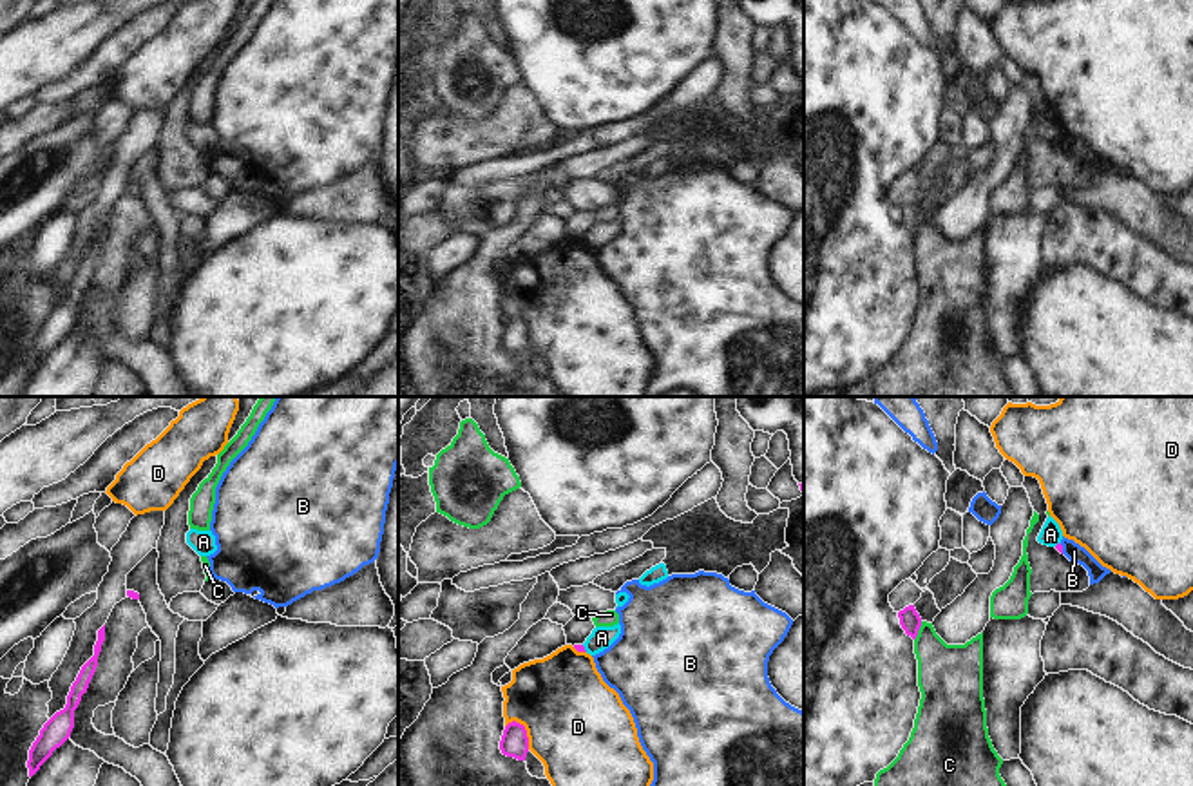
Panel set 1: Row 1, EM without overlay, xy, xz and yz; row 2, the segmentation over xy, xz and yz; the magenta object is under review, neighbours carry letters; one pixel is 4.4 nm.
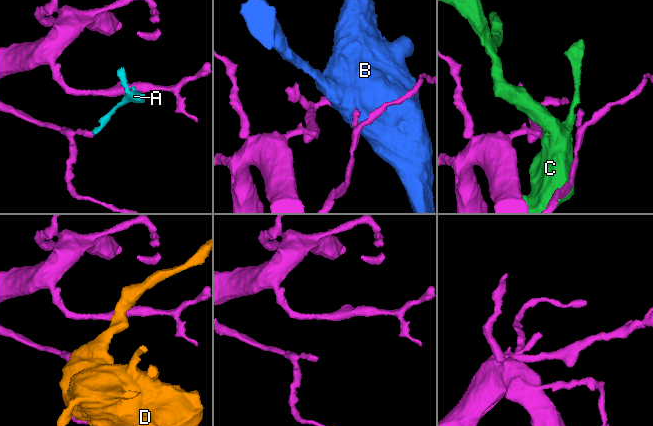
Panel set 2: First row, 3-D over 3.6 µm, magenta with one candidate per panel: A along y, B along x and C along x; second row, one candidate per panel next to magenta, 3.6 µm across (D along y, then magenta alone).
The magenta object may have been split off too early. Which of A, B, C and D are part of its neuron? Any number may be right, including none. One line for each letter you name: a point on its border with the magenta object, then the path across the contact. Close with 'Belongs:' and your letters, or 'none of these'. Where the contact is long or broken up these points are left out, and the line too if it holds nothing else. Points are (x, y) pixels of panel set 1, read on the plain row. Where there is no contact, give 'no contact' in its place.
Belongs: none of these

